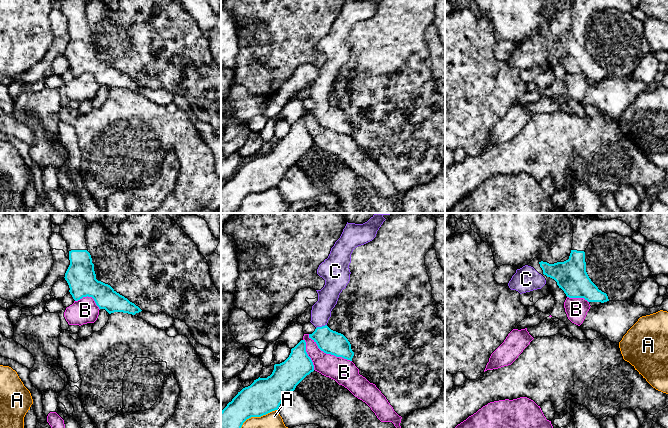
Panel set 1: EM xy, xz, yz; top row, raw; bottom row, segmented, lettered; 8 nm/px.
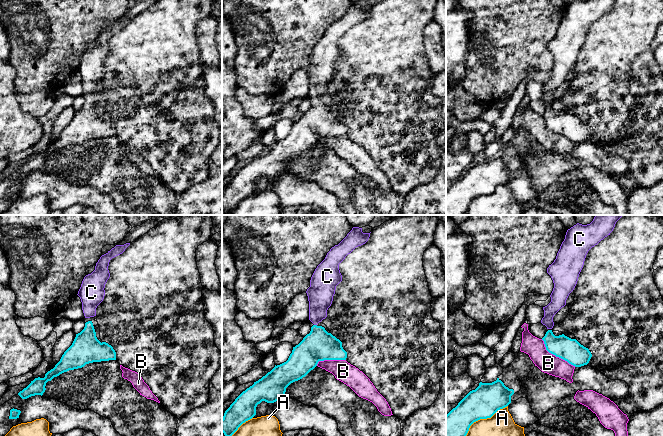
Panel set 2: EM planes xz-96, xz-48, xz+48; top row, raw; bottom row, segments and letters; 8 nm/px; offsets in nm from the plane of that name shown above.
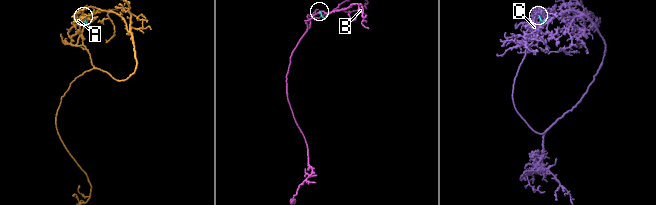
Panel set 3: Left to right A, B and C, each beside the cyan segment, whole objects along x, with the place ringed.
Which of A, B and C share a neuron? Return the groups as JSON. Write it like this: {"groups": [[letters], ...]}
{"groups": [["A"], ["B"], ["C"]]}

